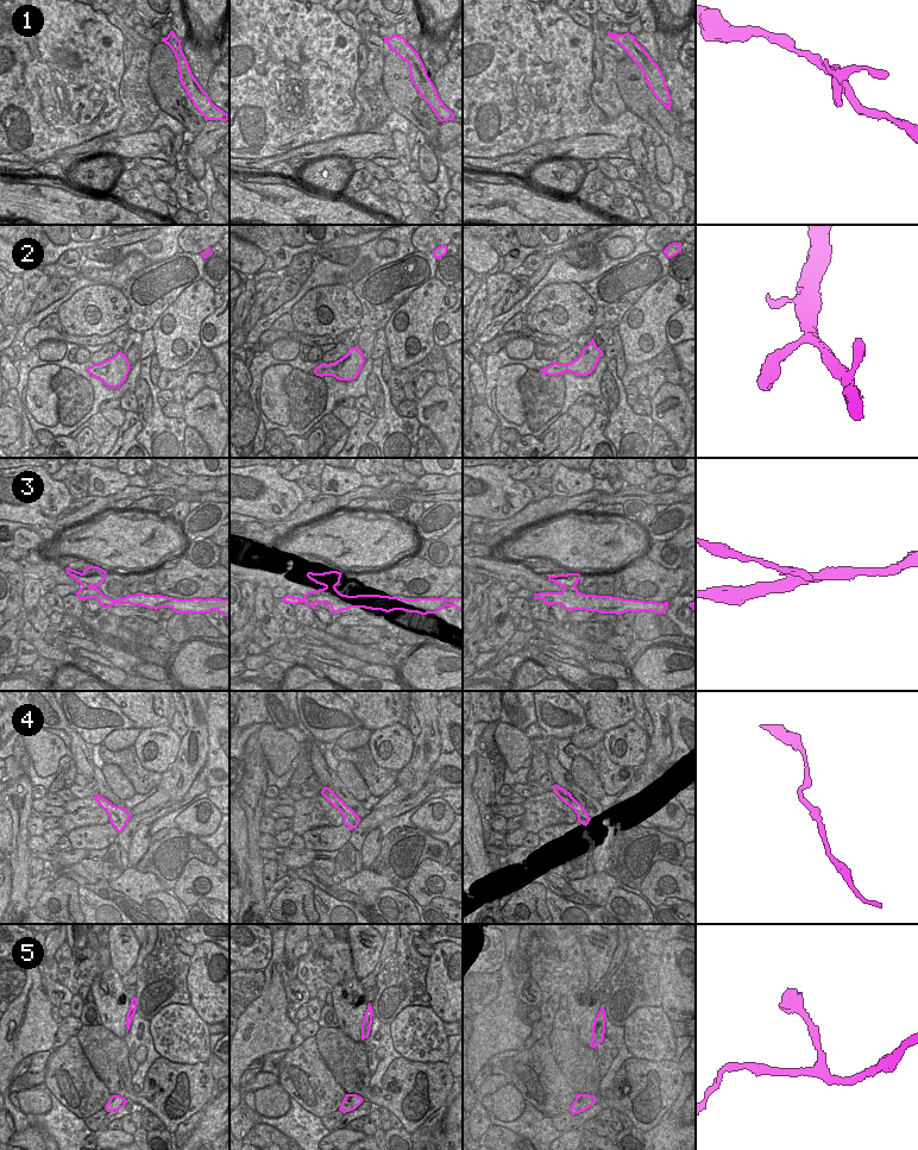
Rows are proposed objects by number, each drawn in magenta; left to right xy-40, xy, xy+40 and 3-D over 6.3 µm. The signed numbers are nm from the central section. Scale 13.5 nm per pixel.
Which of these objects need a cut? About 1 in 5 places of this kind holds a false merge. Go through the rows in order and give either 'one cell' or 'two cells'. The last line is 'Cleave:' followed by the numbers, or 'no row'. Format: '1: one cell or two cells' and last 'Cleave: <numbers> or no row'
1: two cells
2: one cell
3: two cells
4: two cells
5: one cell
Cleave: 1, 3, 4

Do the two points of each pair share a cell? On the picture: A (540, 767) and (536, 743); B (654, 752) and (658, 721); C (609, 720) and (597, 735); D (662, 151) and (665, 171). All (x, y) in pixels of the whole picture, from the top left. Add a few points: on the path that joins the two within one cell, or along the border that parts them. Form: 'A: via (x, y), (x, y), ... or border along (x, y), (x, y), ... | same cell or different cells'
A: via (539, 761), (539, 749) | same cell
B: via (659, 745), (659, 728) | same cell
C: border along (589, 727), (596, 727), (604, 733) | different cells
D: via (662, 156), (664, 167) | same cell

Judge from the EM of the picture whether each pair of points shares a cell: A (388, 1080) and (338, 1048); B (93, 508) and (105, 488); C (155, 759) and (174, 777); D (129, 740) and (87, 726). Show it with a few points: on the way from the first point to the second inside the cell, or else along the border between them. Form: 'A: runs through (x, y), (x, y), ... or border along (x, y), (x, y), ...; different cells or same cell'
A: runs through (376, 1097), (368, 1095), (354, 1086), (349, 1067); same cell
B: border along (88, 494), (111, 496); different cells
C: border along (180, 745), (175, 761), (162, 773); different cells
D: border along (134, 727), (112, 730), (101, 743); different cells

